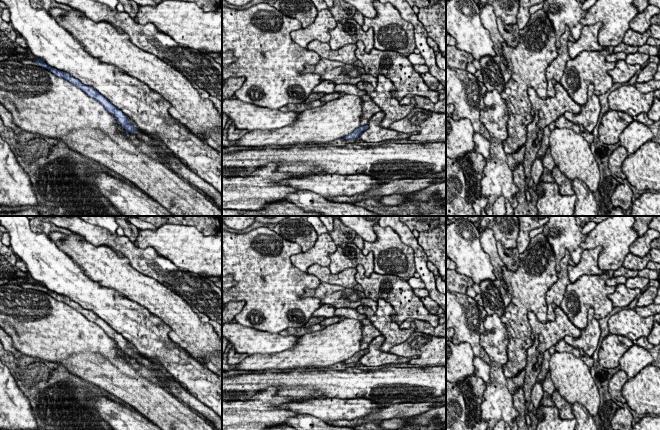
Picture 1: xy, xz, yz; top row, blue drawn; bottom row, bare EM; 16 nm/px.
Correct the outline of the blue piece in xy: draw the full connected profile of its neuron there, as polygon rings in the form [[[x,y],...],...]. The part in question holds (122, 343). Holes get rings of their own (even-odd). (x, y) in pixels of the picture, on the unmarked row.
[[[51,292],[51,296],[60,302],[66,303],[67,305],[69,305],[70,307],[72,307],[73,309],[75,309],[76,311],[81,313],[83,316],[85,316],[89,321],[94,322],[95,324],[100,326],[110,338],[112,338],[116,341],[117,346],[123,352],[125,352],[128,356],[136,359],[138,361],[138,363],[144,365],[145,367],[152,367],[153,366],[153,364],[148,359],[138,355],[135,352],[135,349],[129,348],[128,347],[129,341],[126,340],[121,334],[116,332],[112,327],[110,327],[98,315],[96,315],[95,313],[93,313],[90,310],[86,310],[86,309],[82,308],[78,303],[72,301],[70,298],[68,298],[66,296],[57,294],[55,292]]]

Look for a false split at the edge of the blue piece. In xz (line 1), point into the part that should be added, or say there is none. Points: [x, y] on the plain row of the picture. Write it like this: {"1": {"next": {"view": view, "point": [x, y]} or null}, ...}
{"1": {"next": null}}

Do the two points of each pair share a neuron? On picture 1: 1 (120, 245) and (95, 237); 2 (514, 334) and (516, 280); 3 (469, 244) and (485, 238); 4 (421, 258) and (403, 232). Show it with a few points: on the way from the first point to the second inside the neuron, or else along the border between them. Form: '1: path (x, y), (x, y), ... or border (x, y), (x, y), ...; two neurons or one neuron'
1: path (114, 242), (101, 237); one neuron
2: path (516, 321), (516, 293); one neuron
3: border (475, 226), (481, 248), (489, 256), (490, 261); two neurons
4: path (418, 252), (417, 248), (408, 238); one neuron

